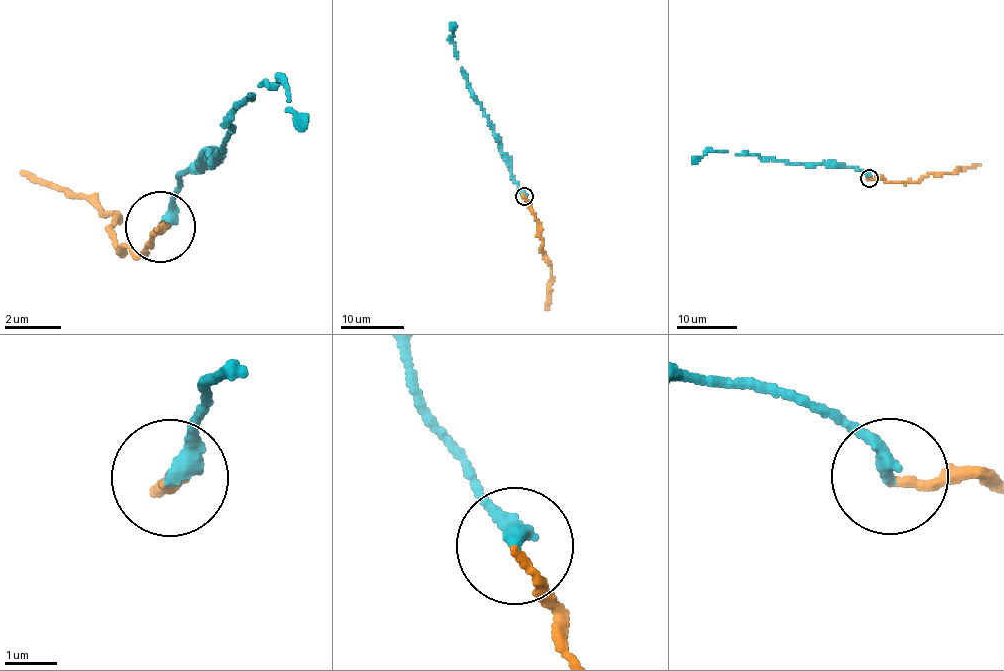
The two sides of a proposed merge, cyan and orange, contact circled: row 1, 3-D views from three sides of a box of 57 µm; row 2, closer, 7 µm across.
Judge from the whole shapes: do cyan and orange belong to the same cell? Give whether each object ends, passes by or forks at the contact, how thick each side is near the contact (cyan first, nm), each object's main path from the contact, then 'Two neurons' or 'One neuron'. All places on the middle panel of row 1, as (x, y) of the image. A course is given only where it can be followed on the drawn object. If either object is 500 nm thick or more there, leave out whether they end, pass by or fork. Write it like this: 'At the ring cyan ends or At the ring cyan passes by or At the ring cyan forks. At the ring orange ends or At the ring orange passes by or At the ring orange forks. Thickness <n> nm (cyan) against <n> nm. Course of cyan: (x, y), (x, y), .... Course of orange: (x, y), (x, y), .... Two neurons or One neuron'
At the ring cyan ends. At the ring orange ends. Thickness 320 nm (cyan) against 160 nm. Course of cyan: (524, 195), (457, 59), (450, 41), (453, 22). Course of orange: (524, 197), (540, 229), (543, 254), (550, 267), (546, 310). One neuron

